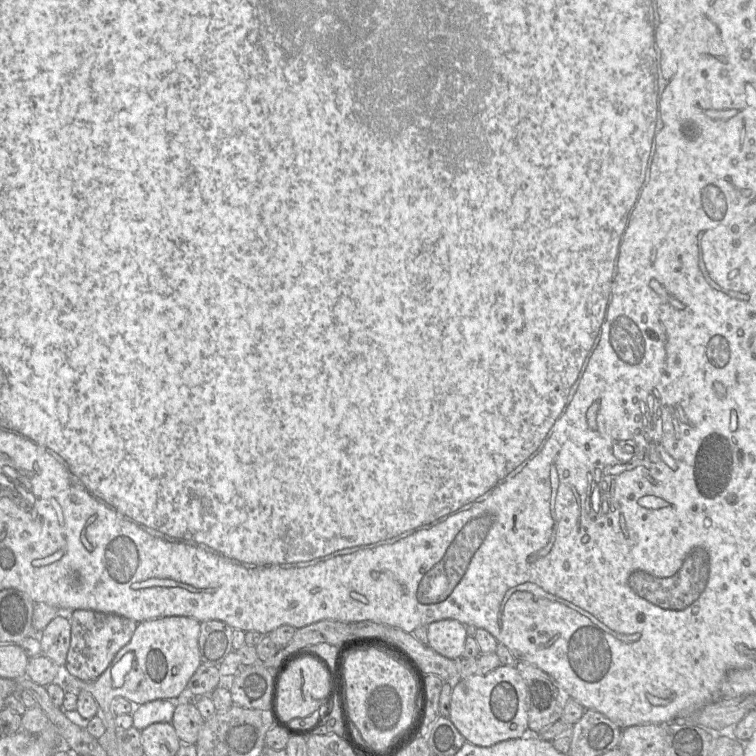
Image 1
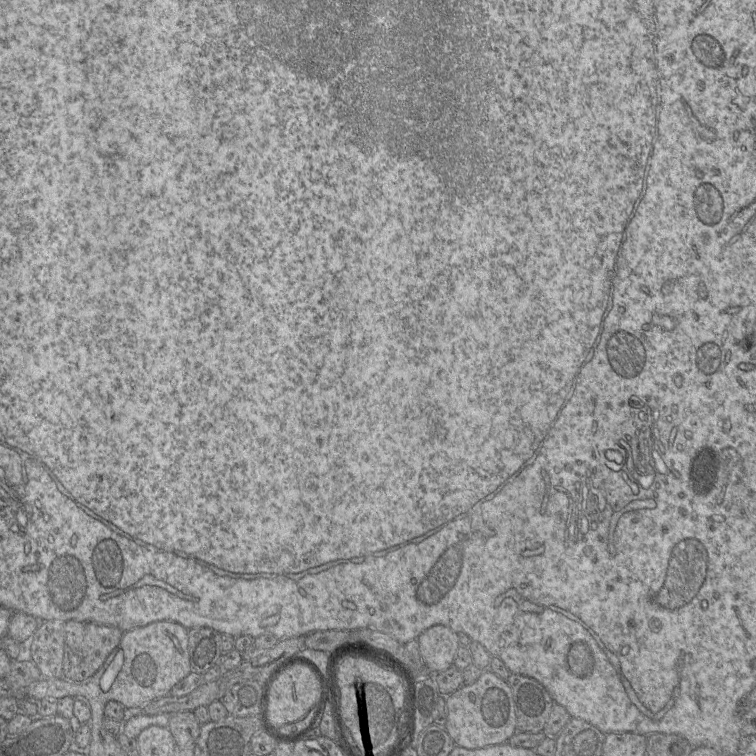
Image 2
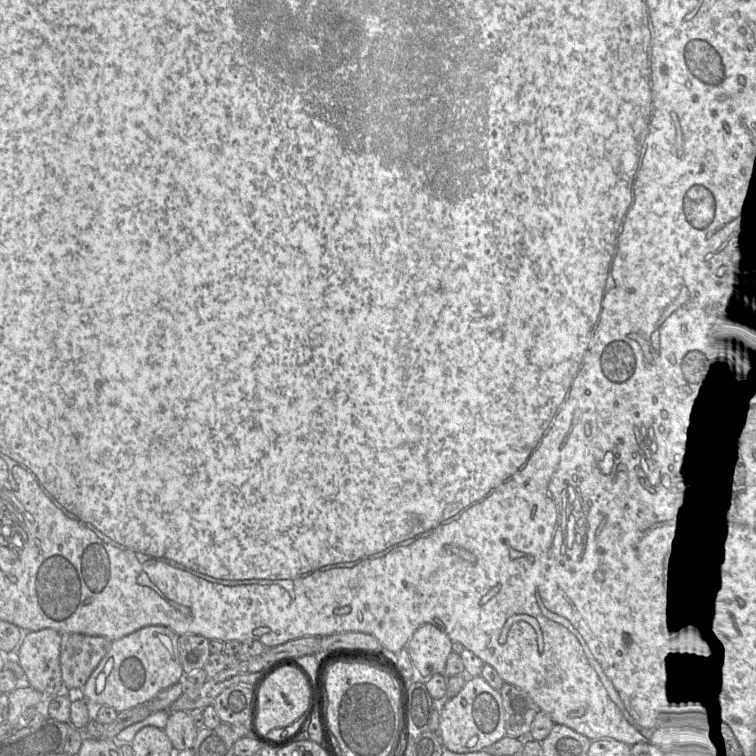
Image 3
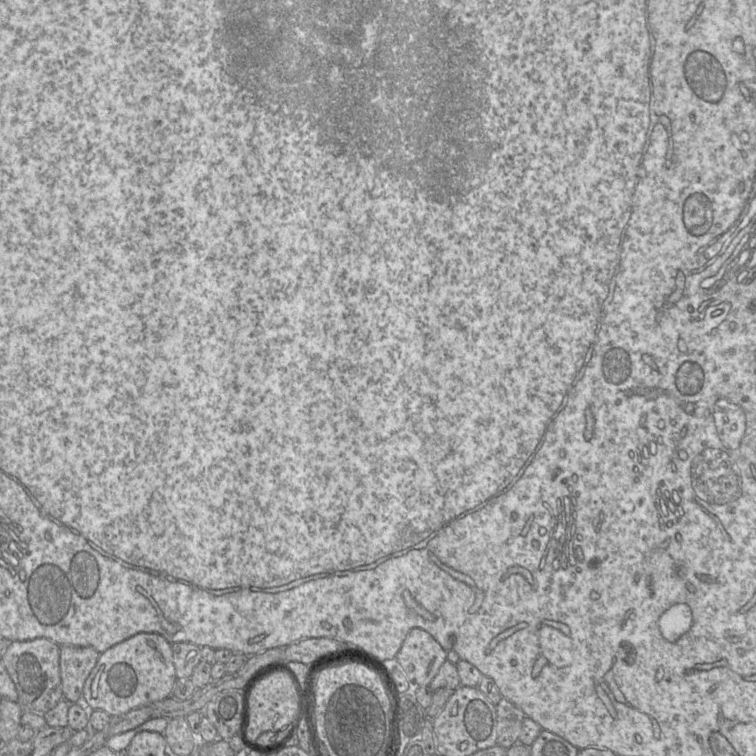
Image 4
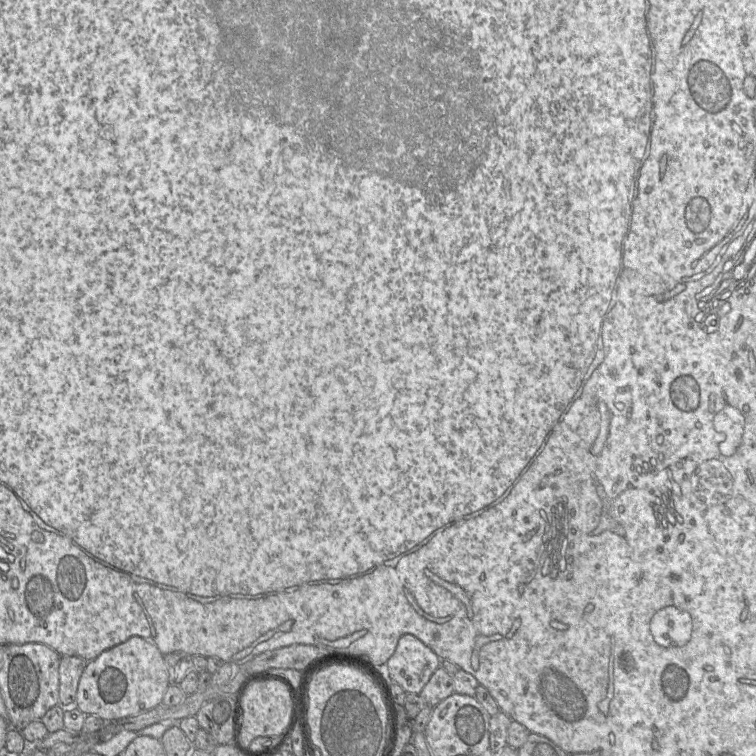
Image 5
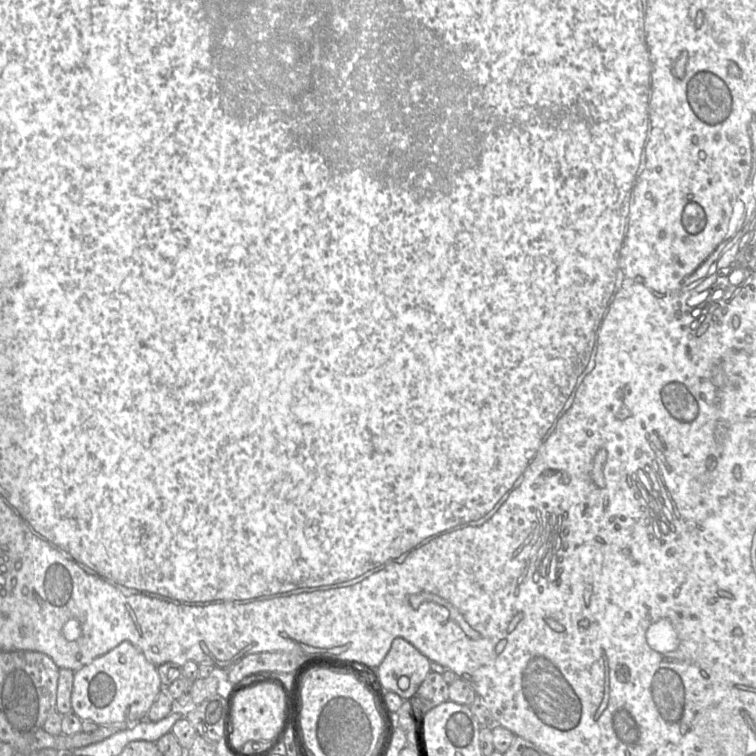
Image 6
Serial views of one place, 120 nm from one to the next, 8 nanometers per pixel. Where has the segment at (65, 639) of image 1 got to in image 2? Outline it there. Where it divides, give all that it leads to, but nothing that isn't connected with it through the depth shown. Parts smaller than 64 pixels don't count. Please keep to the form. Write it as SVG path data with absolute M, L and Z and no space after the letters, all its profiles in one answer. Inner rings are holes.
M43 621L32 635L30 655L42 679L63 677L65 622Z

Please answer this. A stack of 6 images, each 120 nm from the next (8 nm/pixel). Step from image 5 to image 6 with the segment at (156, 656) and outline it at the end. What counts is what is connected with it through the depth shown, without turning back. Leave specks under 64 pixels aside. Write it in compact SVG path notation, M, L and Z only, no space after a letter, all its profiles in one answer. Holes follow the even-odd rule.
M124 641L75 671L71 694L72 713L82 721L90 720L98 726L134 724L145 720L161 691L157 666L132 642Z

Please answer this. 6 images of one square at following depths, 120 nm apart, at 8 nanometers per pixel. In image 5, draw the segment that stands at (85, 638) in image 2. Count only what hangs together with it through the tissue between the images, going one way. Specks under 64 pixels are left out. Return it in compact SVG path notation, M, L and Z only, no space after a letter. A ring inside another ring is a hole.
M61 656L59 664L59 704L64 709L76 705L79 680L88 662L79 656Z

